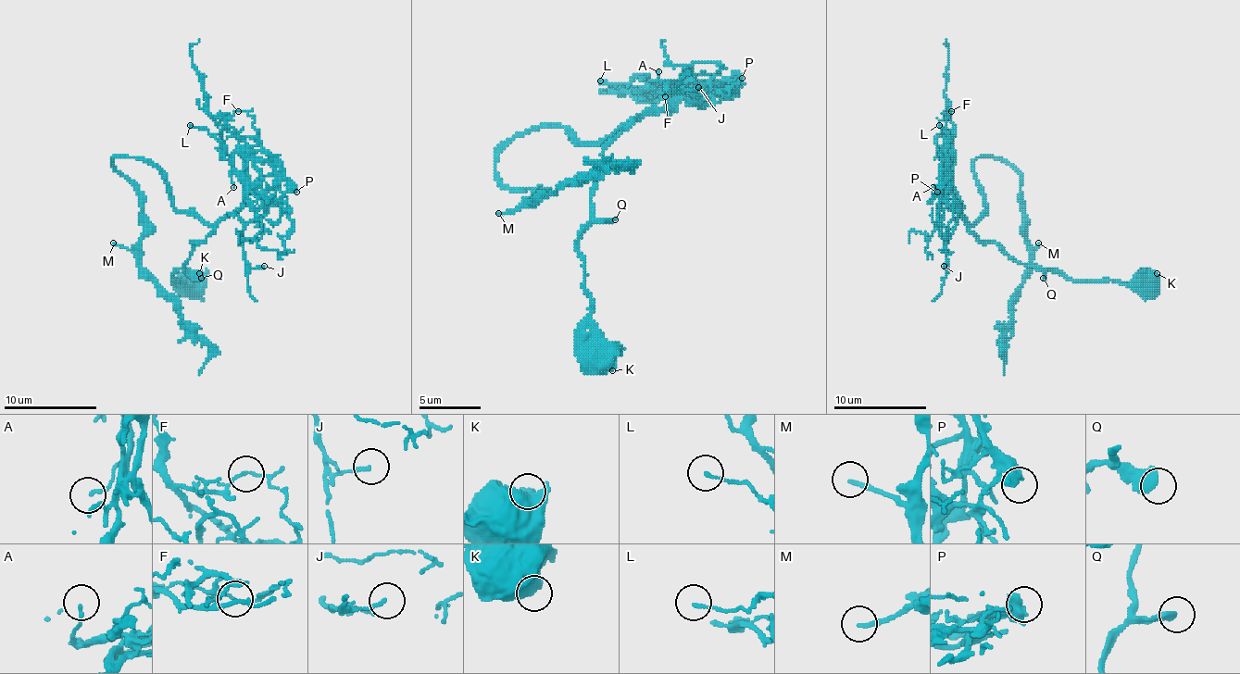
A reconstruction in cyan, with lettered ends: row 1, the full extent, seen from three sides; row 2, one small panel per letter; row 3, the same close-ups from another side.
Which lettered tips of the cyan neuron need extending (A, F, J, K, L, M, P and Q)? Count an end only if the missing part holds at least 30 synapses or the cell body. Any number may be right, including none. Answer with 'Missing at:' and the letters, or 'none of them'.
Missing at: P

